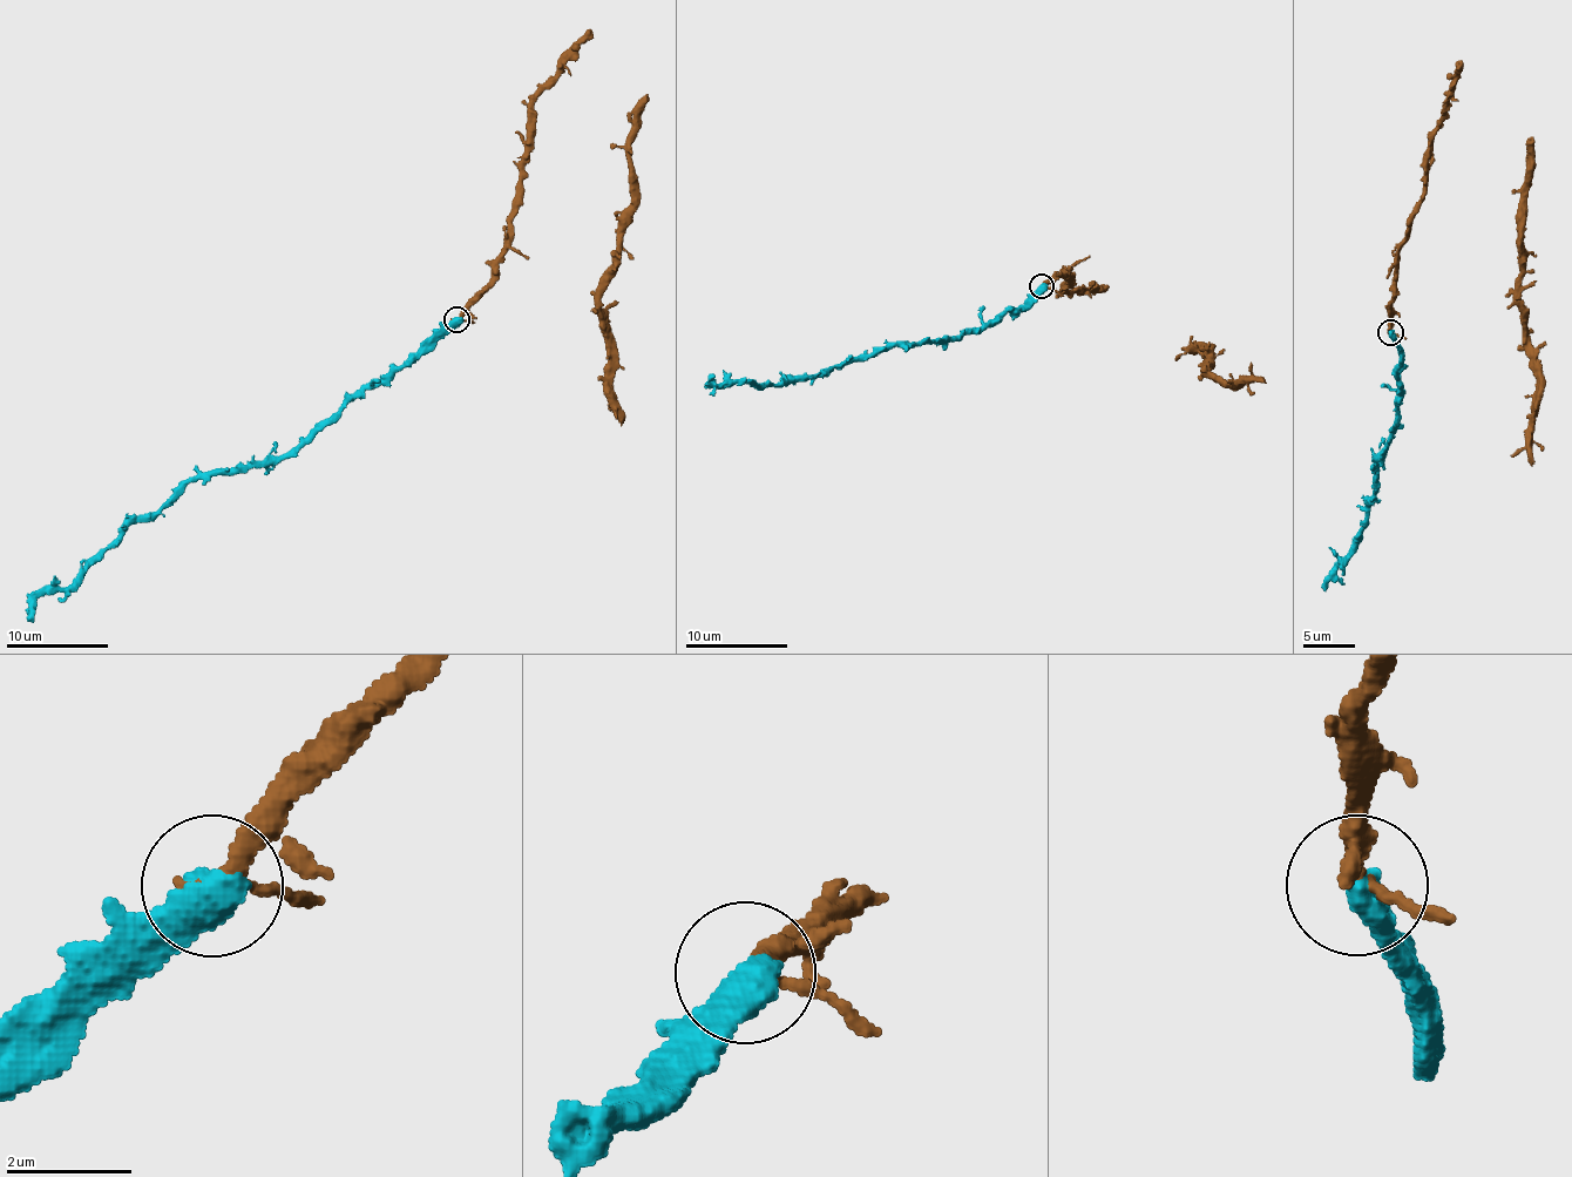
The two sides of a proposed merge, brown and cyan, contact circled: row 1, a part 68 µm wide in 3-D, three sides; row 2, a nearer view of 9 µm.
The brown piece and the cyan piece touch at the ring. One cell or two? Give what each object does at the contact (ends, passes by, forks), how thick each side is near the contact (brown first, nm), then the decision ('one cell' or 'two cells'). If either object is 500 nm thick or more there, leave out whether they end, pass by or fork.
220/600 nm | one cell

